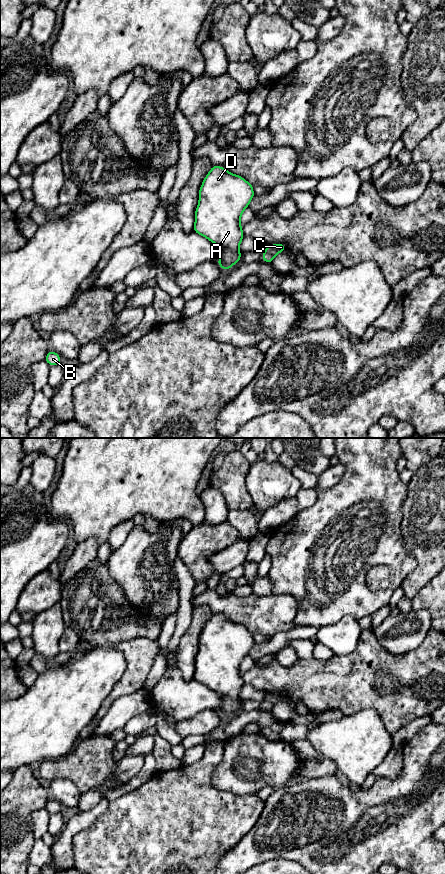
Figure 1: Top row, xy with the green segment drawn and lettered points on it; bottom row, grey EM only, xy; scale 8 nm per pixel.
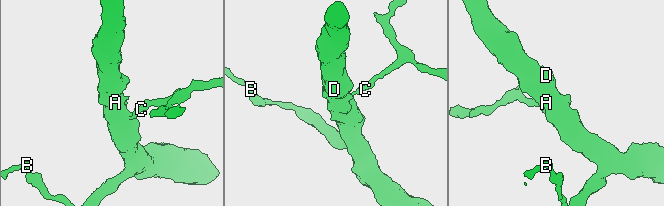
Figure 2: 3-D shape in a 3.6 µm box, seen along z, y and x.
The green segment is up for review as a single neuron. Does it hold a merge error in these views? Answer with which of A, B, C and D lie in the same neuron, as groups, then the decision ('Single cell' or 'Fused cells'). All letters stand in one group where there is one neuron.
Groups: A B D / C. Fused cells

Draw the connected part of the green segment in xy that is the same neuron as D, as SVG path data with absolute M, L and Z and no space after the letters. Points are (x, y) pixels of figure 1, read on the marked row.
M217 165L212 166L200 187L193 231L215 243L221 249L220 259L216 263L225 271L241 259L239 245L245 236L240 225L241 214L248 208L254 196L253 185L243 177L232 174Z

